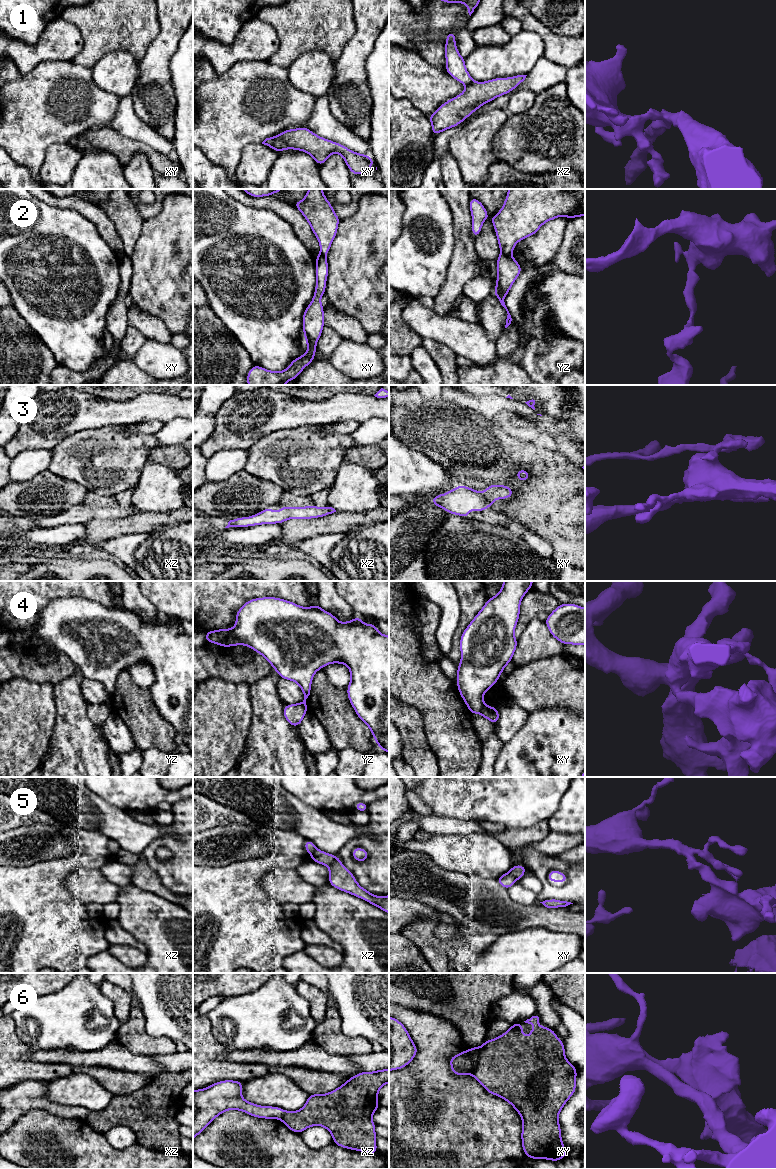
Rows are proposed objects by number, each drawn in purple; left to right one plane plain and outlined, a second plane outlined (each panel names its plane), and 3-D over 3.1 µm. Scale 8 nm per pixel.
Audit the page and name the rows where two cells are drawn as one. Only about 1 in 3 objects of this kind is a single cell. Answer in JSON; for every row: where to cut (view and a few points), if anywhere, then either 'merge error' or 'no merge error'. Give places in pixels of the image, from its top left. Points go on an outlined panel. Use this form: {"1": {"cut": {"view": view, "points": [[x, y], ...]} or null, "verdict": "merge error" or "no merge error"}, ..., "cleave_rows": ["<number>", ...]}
{"1": {"cut": {"view": "xy", "points": [[274, 137], [271, 147]]}, "verdict": "merge error"}, "2": {"cut": {"view": "yz", "points": [[501, 252], [510, 255]]}, "verdict": "merge error"}, "3": {"cut": null, "verdict": "no merge error"}, "4": {"cut": {"view": "xy", "points": [[484, 704], [478, 712]]}, "verdict": "merge error"}, "5": {"cut": {"view": "xy", "points": [[510, 871], [515, 880]]}, "verdict": "merge error"}, "6": {"cut": {"view": "xy", "points": [[480, 1047], [478, 1062], [471, 1074]]}, "verdict": "merge error"}, "cleave_rows": ["1", "2", "4", "5", "6"]}

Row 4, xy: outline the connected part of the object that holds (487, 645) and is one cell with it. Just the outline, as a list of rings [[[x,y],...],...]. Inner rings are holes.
[[[504,581],[499,593],[488,598],[460,638],[461,661],[457,667],[458,691],[470,713],[477,714],[484,706],[483,695],[498,681],[505,666],[512,662],[518,640],[514,631],[520,615],[520,603],[533,581]]]

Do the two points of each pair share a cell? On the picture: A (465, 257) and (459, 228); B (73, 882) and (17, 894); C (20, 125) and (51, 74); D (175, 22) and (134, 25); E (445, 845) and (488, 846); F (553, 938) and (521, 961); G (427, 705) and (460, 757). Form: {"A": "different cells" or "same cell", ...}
{"A": "same cell", "B": "different cells", "C": "same cell", "D": "different cells", "E": "same cell", "F": "same cell", "G": "same cell"}

